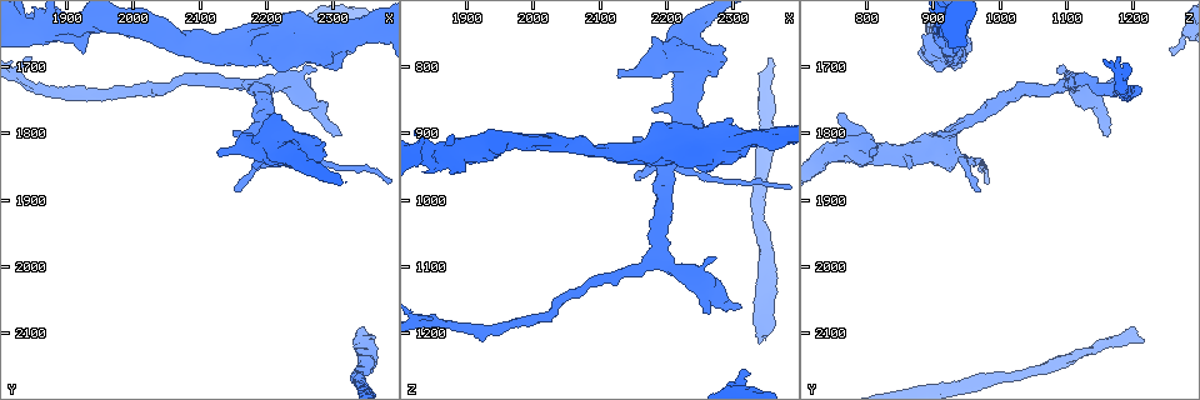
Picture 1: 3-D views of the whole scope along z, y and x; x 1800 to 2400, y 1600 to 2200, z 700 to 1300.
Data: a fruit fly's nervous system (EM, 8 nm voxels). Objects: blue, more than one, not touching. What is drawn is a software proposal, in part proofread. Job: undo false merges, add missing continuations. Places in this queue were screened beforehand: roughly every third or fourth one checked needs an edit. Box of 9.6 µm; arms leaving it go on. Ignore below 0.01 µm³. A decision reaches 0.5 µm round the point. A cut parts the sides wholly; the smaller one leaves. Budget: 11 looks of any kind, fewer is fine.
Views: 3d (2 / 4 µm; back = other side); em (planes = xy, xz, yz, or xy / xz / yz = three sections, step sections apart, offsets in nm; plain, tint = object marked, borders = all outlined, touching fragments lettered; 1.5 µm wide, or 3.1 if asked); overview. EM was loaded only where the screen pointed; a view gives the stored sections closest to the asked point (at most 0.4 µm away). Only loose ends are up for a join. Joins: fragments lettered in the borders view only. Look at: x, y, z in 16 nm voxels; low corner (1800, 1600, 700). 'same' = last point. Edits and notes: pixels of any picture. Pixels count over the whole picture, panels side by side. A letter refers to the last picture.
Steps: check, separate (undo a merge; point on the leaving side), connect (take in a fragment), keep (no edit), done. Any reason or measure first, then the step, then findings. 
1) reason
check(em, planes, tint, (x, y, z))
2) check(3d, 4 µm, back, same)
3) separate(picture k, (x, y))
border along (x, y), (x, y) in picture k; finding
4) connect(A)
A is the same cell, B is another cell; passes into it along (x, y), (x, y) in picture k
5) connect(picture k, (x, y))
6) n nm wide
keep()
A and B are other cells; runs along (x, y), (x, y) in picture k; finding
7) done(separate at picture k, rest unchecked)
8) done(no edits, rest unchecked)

branch stops here
check(3d, 2 µm, (2315, 1800, 1165))

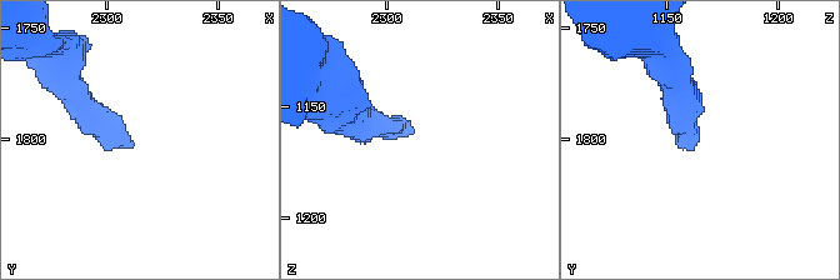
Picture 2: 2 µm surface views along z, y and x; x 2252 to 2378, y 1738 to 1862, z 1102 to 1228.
check(em, planes, plain, (2312, 1802, 1161))

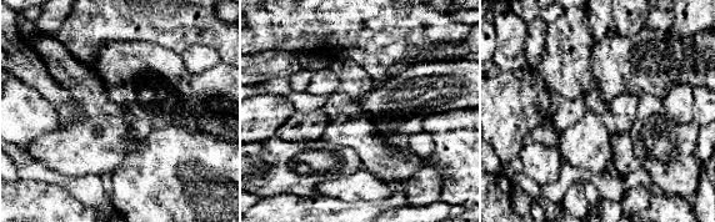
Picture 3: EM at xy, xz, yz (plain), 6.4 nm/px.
check(em, planes, borders, same)

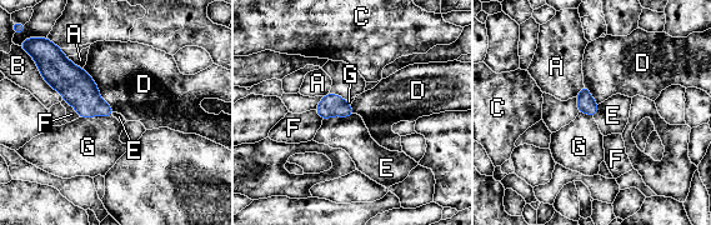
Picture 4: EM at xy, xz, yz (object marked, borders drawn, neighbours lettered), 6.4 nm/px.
connect(E)
E is the same cell, A, B, C, D, F and G are other cells; the cell continues

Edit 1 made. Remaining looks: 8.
free end
check(3d, 4 µm, (2325, 1680, 1260))

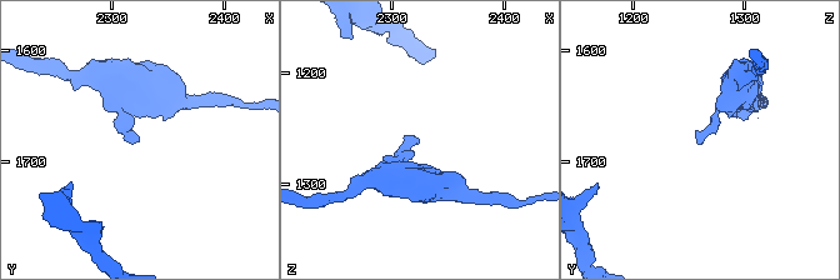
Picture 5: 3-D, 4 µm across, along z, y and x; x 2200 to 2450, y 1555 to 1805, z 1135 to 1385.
check(em, xy, step 8, borders, (2322, 1678, 1258))

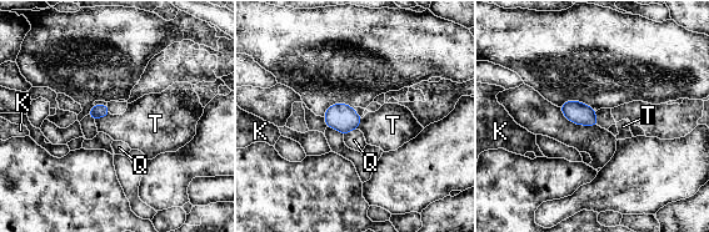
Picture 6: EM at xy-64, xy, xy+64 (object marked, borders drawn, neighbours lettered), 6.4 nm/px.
T touches over 120 nm
connect(Q)
Q is the same cell, K and T are other cells; passes into it along (343, 117), (349, 130), (354, 140) in picture 6; the cell continues

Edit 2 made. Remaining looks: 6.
branch point
check(em, planes, borders, (1925, 1640, 920))

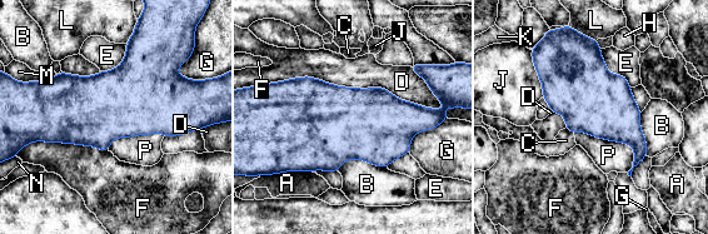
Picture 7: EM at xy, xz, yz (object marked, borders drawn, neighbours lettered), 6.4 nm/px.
keep()
A, B, C, D, E, F, G, H, J, K, L, M, N and P are other cells; continuous, no second cell

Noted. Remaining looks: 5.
end of a long branch
check(em, planes, borders, (2340, 2110, 1215))

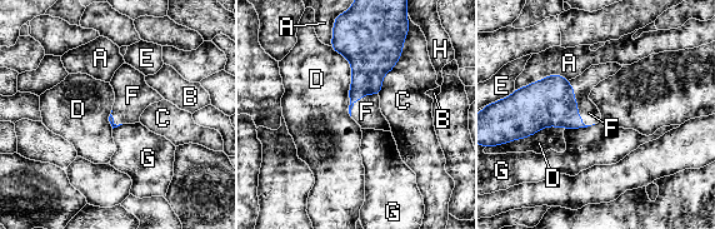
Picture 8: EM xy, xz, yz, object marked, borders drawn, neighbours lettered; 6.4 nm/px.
connect(F)
F is the same cell, A, B, C, D, E, G and H are other cells; passes into it along (550, 101), (576, 106), (583, 84) in picture 8; the cell continues

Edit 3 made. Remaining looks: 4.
done(connect at picture 4, connect at picture 6, connect at picture 8, rest unchecked)

